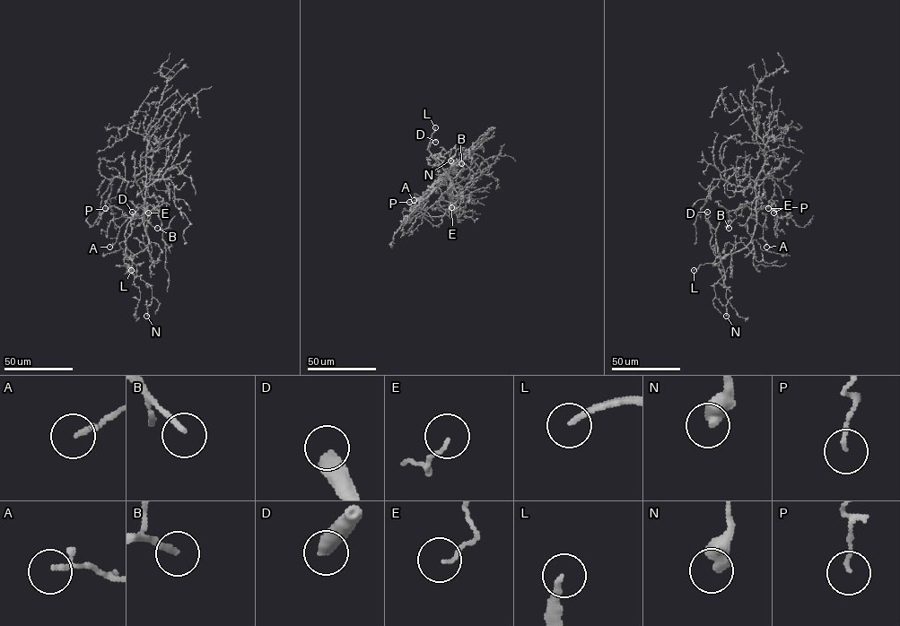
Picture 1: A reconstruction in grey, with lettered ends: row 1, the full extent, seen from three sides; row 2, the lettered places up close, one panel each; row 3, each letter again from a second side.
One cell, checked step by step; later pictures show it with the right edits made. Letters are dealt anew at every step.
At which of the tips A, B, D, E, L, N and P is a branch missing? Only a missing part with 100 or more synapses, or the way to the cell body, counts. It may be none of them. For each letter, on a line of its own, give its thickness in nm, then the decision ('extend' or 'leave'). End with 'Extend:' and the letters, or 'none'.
A: 110 nm | leave
B: 180 nm | leave
D: 480 nm | extend
E: 90 nm | leave
L: 190 nm | extend
N: 500 nm | leave
P: 110 nm | leave
Extend: D, L

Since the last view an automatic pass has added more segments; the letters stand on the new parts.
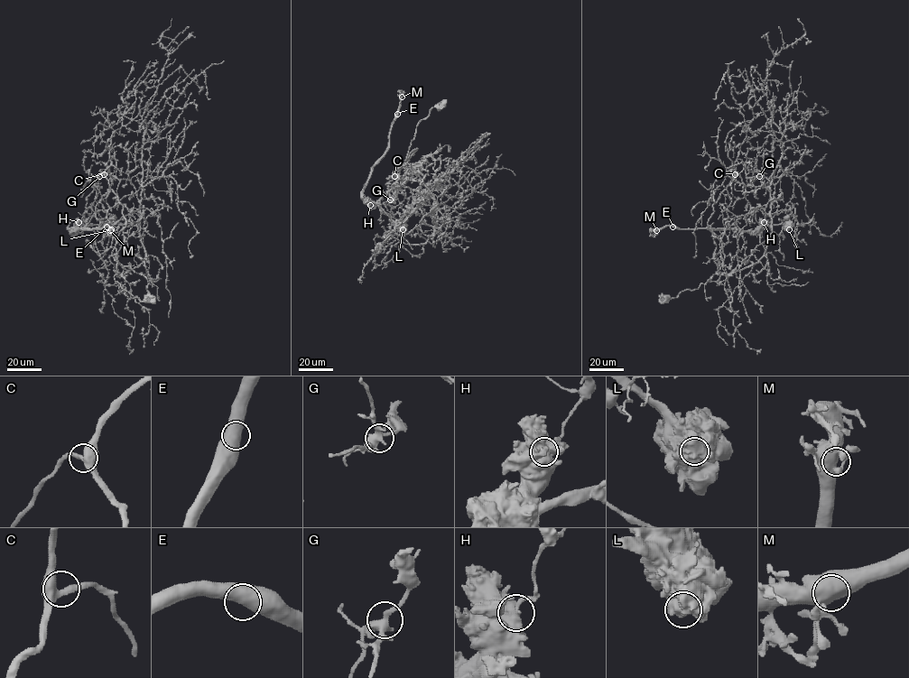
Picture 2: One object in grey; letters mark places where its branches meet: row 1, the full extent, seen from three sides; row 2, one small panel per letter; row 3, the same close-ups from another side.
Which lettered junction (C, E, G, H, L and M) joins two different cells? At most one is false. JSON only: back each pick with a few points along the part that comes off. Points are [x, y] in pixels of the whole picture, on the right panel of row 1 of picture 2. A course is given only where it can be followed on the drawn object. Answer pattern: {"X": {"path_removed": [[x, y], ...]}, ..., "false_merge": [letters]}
{"H": {"path_removed": [[764, 222], [751, 231], [666, 226], [651, 232], [654, 237]]}, "false_merge": ["H"]}

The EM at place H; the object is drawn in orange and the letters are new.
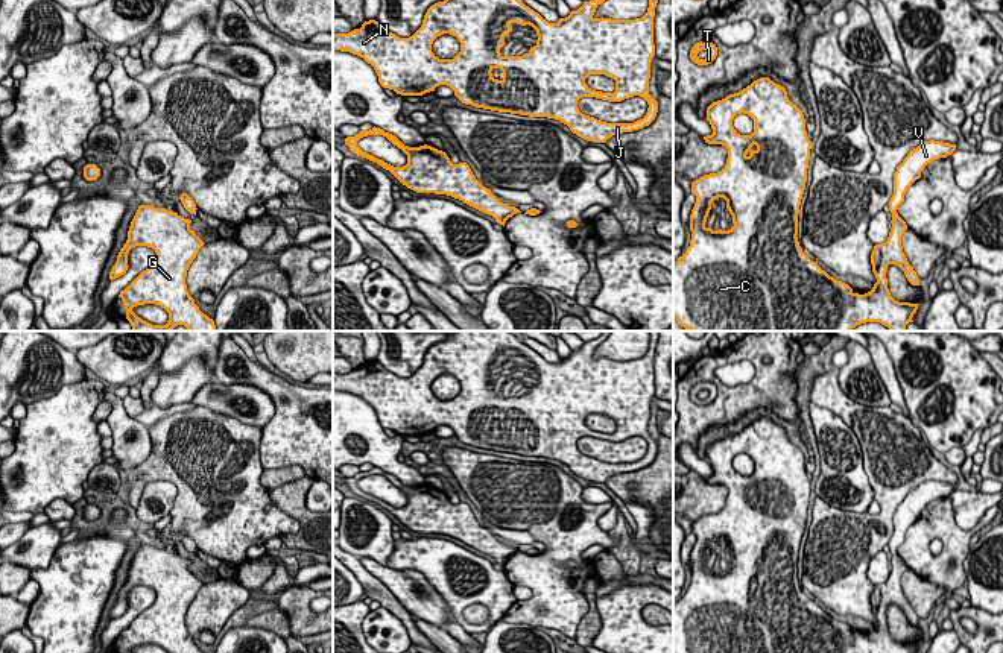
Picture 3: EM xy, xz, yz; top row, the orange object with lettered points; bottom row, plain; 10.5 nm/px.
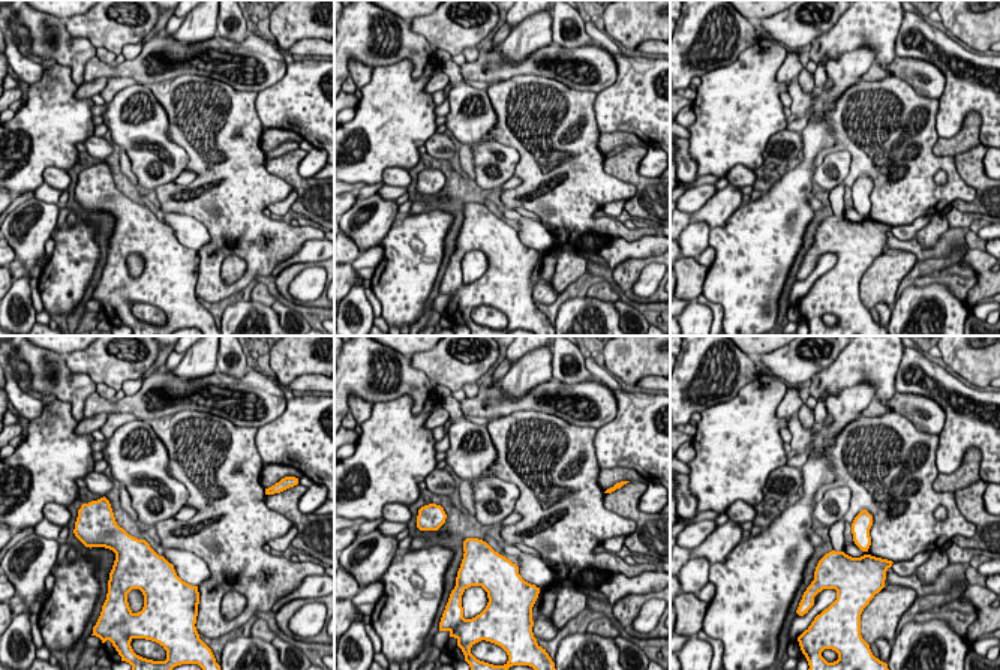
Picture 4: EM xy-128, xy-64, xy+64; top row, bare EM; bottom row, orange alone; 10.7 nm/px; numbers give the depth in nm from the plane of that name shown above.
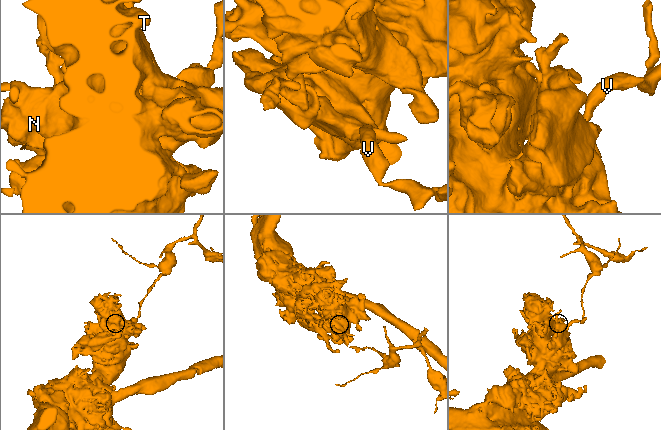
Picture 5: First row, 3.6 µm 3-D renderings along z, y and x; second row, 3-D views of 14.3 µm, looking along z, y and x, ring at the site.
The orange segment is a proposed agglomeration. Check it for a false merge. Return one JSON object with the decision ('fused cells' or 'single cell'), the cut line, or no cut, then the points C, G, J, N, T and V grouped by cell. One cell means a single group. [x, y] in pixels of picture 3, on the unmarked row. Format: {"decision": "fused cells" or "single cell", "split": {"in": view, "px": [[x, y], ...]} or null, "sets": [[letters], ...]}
{"decision": "fused cells", "split": {"in": "yz", "px": [[895, 550], [892, 553]]}, "sets": [["C", "G", "J", "N", "T"], ["V"]]}

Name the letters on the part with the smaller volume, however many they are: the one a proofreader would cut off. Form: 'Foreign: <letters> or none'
Foreign: V

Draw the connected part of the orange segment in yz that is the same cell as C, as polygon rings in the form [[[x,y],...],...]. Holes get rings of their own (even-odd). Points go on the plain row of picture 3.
[[[760,418],[739,433],[713,442],[707,448],[707,460],[713,474],[704,477],[708,484],[722,484],[728,489],[725,507],[717,513],[704,515],[691,522],[691,533],[696,536],[690,554],[691,580],[685,594],[673,606],[673,653],[916,653],[919,644],[898,642],[888,629],[888,606],[898,606],[912,626],[919,626],[919,618],[909,604],[901,577],[907,569],[906,562],[892,553],[892,569],[884,583],[875,585],[871,594],[872,612],[877,618],[872,630],[859,635],[853,629],[830,617],[812,601],[798,582],[798,554],[807,522],[812,481],[807,477],[802,451],[793,445],[784,427],[769,418]],[[737,454],[748,454],[754,460],[754,472],[740,475],[732,460]],[[723,538],[732,556],[732,566],[728,571],[713,571],[705,566],[711,542]]]

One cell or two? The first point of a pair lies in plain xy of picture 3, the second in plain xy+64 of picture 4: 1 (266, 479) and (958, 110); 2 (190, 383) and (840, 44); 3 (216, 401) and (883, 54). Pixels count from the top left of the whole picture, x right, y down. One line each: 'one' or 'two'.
1: two
2: two
3: two

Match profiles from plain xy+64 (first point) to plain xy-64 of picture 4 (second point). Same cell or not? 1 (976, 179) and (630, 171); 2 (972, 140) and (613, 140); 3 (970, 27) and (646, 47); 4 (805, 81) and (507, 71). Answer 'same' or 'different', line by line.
1: same
2: same
3: different
4: same

